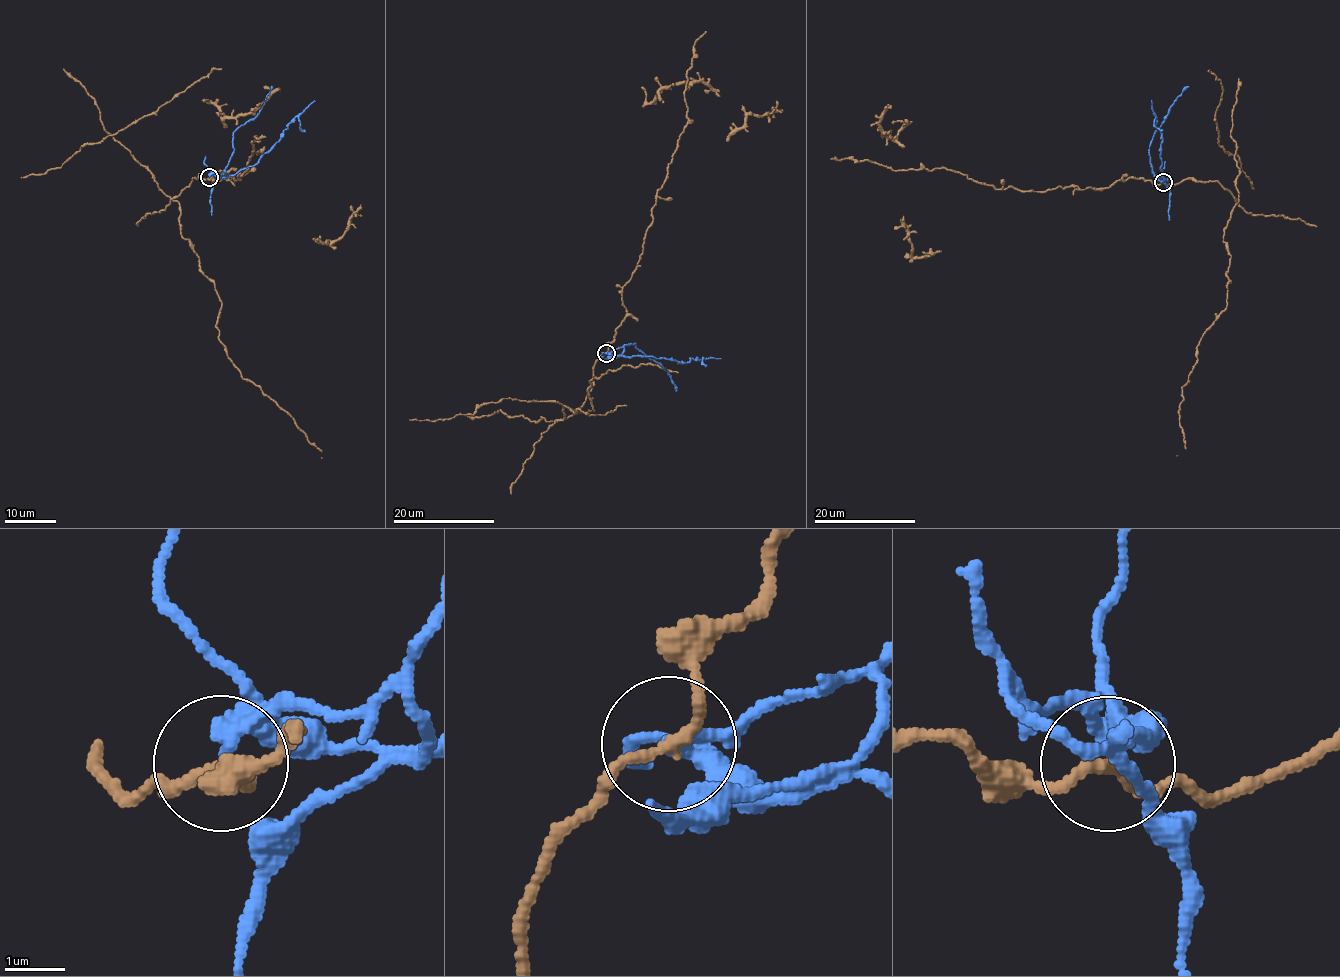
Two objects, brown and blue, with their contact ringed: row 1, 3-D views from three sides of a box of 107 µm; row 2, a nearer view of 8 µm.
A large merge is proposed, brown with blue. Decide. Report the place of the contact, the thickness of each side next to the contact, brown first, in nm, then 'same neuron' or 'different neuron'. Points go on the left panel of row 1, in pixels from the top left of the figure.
at (209, 177); 180 nm thick on the brown side, 280 nm on the other; different neuron

